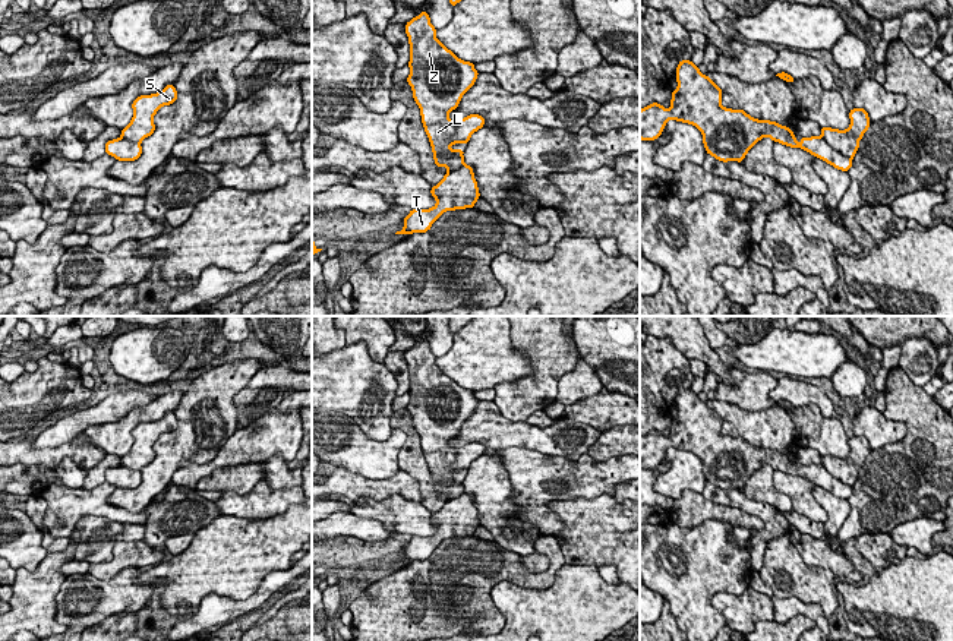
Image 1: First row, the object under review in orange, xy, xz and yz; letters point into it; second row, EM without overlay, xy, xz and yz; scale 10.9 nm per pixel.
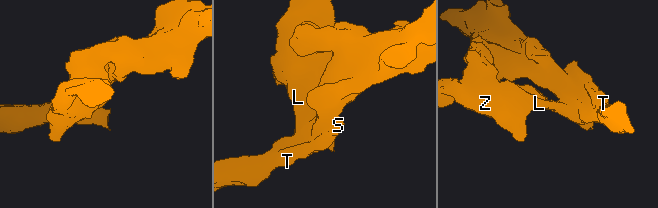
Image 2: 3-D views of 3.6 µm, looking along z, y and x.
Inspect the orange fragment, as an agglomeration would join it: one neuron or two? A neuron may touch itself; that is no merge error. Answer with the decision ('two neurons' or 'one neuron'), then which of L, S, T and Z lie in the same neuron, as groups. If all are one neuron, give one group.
one neuron | L S T Z

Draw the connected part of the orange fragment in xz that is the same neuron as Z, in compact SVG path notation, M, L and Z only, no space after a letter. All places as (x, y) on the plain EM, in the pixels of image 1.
M426 338L407 350L404 357L410 372L410 402L406 408L420 436L435 493L445 495L446 502L430 517L436 527L435 534L411 537L403 547L403 558L395 562L426 561L444 540L474 536L480 521L473 495L464 490L464 477L449 474L468 471L471 462L486 449L479 442L460 448L448 445L479 404L474 391L458 386L436 366L436 356Z

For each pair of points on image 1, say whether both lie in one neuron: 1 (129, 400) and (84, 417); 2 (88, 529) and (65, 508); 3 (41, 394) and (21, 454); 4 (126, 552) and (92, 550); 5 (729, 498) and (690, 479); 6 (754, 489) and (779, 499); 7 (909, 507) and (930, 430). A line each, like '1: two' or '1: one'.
1: one
2: two
3: two
4: two
5: two
6: one
7: one

